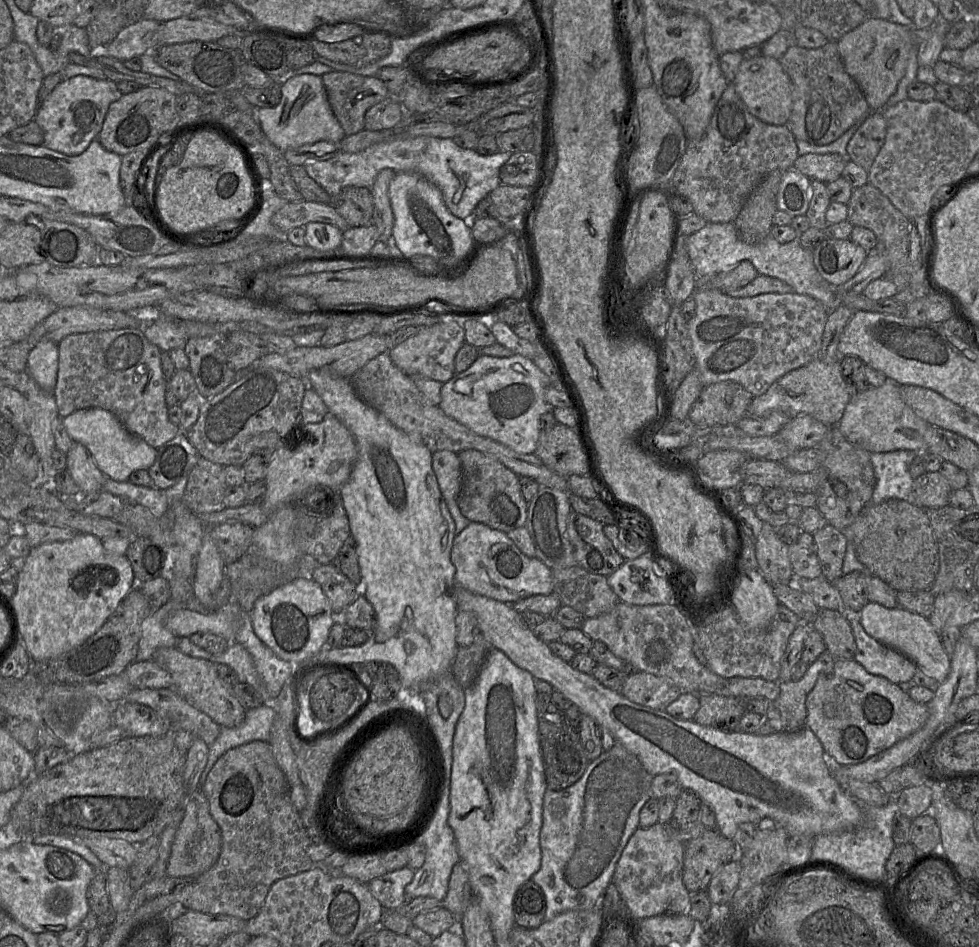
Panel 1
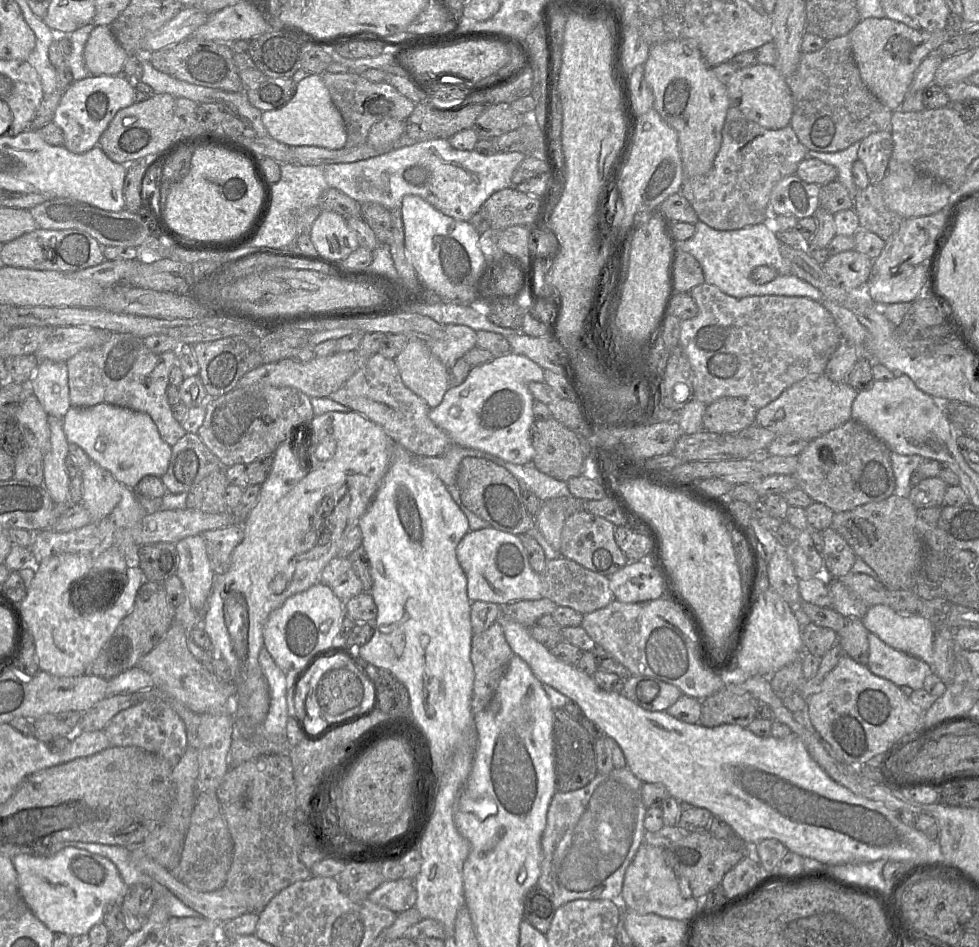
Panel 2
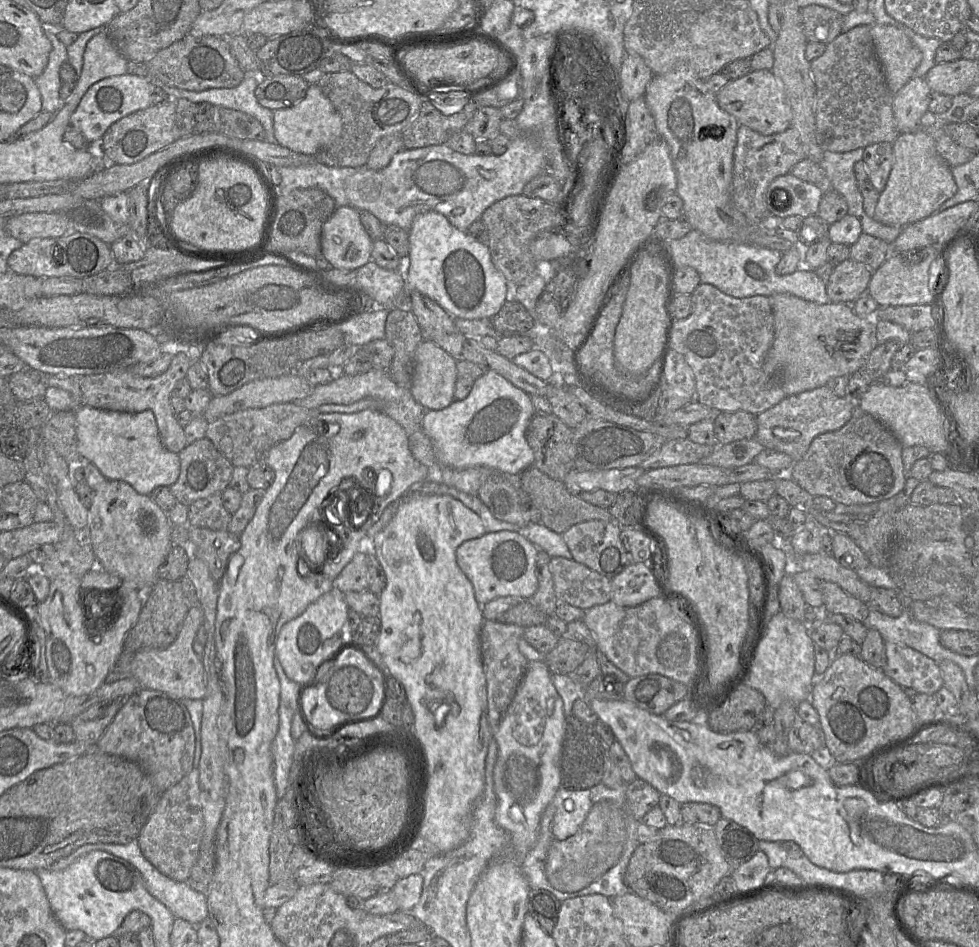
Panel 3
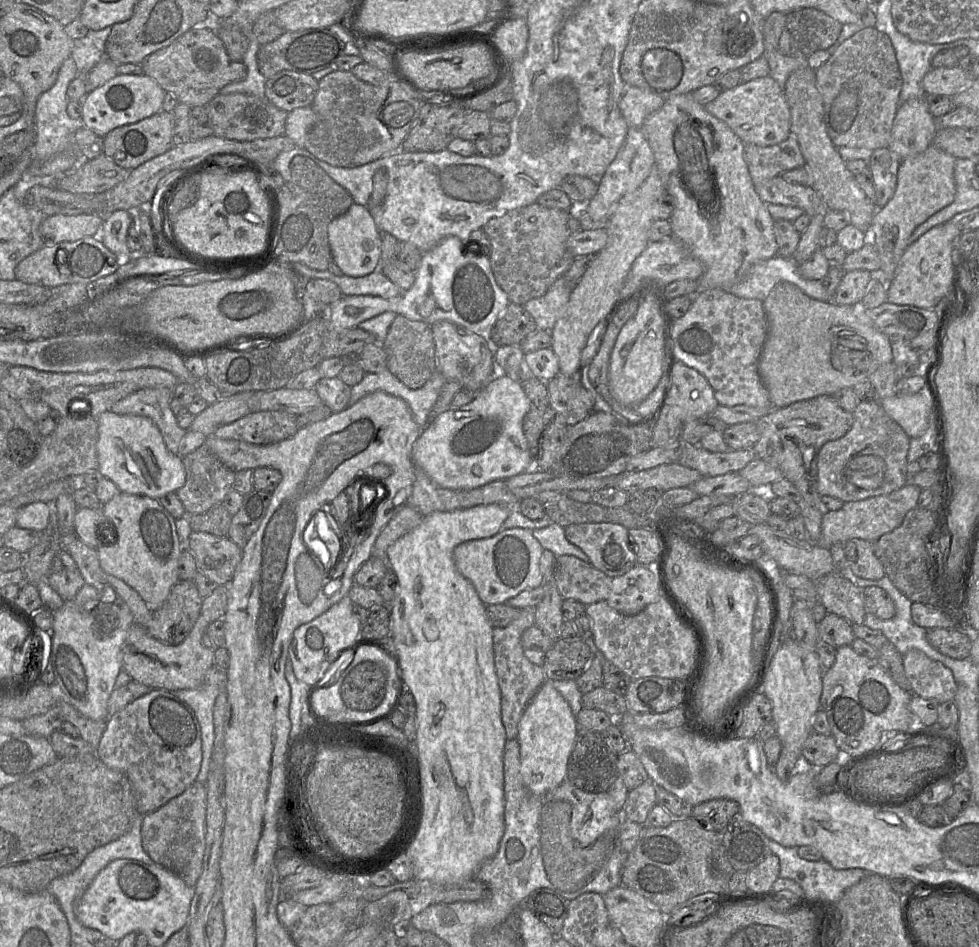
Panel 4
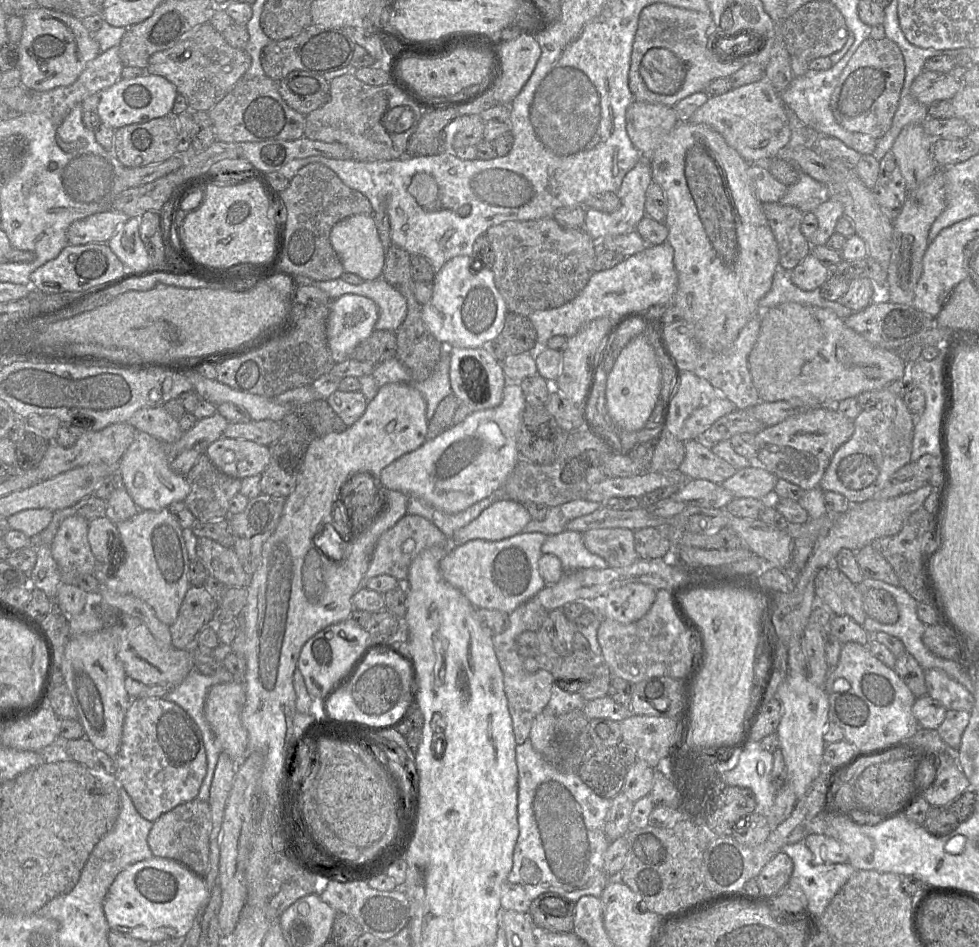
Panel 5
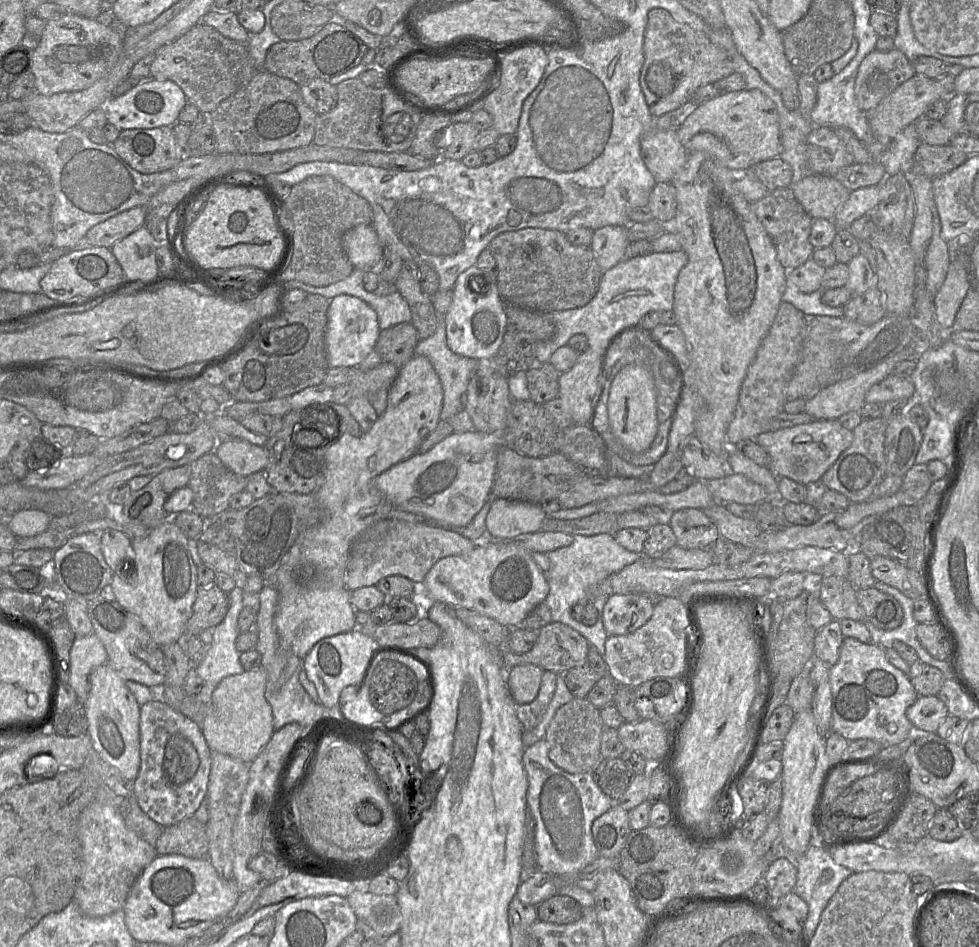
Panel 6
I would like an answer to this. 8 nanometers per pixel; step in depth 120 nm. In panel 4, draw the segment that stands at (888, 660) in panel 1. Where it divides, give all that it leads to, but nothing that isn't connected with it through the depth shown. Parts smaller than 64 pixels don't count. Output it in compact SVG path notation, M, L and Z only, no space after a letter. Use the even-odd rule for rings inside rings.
M911 649L903 655L903 666L912 694L934 699L939 704L953 701L958 684L952 671L942 663Z

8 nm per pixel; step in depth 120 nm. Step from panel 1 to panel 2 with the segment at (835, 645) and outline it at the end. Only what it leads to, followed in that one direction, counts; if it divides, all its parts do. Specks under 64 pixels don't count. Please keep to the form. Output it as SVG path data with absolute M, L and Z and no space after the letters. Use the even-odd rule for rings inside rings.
M846 618L846 624L837 632L837 642L846 655L862 665L867 665L869 658L869 631L859 618Z

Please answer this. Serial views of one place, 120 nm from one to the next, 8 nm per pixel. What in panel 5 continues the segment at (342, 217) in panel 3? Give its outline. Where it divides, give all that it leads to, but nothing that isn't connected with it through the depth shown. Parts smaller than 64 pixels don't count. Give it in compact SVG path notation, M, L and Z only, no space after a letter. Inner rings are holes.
M358 214L337 222L330 232L331 245L344 272L356 274L365 281L381 278L385 266L385 248L380 240L373 216Z

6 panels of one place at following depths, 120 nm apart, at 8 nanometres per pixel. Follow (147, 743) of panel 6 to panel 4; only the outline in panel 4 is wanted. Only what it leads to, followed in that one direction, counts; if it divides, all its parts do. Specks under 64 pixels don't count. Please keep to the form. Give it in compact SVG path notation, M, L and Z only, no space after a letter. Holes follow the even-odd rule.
M152 689L107 719L107 727L95 755L109 768L123 772L134 791L140 815L156 811L196 782L202 761L202 739L193 710L174 693Z

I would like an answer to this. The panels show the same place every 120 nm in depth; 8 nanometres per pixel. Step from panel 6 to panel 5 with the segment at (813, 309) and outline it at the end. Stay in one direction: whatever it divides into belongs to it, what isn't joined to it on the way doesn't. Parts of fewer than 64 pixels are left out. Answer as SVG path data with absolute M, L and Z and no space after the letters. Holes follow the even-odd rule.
M777 267L769 292L760 300L761 310L787 303L796 302L832 310L838 317L845 319L850 316L851 310L840 301L829 301L822 297L821 289L805 291L798 288L791 280L791 271Z

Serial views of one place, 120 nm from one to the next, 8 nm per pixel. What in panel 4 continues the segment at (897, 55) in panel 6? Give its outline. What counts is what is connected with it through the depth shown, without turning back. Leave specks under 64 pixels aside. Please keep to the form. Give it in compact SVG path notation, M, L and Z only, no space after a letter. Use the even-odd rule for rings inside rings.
M865 27L845 40L815 73L832 143L837 148L872 151L888 147L902 88L901 72L890 38L875 27Z

